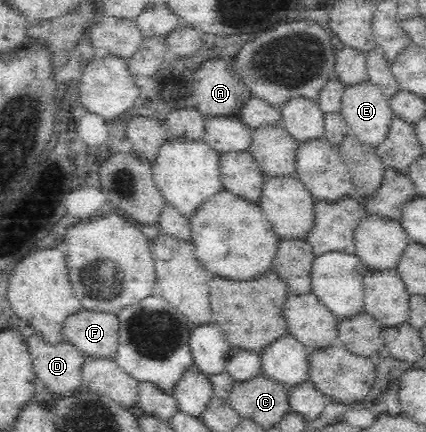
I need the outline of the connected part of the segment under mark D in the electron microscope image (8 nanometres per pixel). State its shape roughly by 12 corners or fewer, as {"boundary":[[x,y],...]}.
{"boundary":[[39,332],[24,343],[36,379],[56,396],[82,385],[85,355]]}

